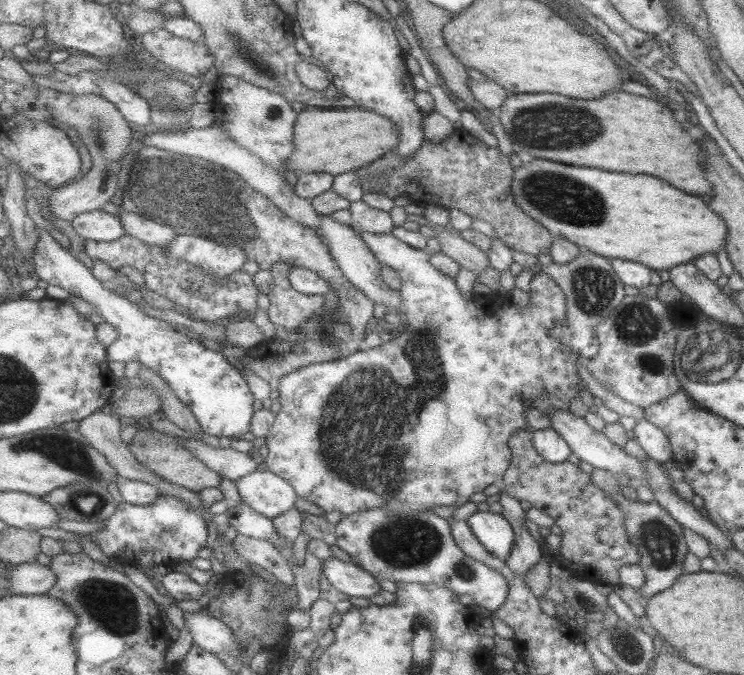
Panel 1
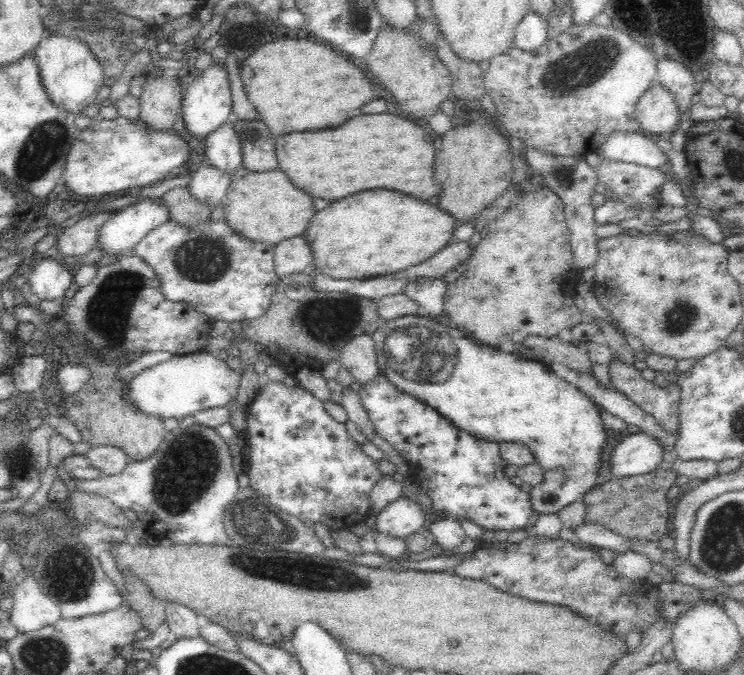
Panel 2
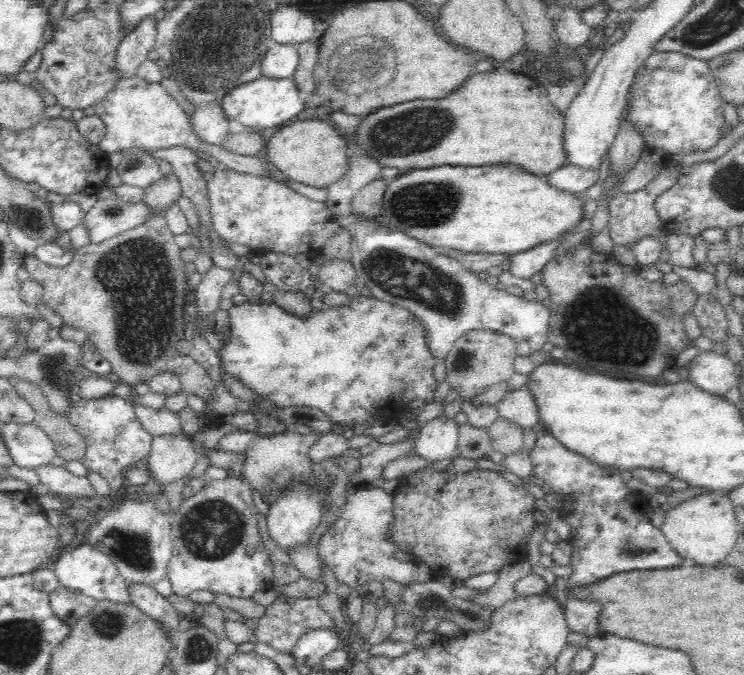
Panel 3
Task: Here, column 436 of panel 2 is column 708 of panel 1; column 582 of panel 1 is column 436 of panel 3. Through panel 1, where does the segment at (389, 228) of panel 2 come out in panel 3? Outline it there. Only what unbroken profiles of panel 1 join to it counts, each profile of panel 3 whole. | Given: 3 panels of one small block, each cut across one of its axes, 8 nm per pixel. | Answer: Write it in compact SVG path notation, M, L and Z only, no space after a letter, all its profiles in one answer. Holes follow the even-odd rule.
M520 165L494 166L436 166L404 171L387 183L383 194L381 216L384 224L402 231L438 250L458 250L464 253L516 254L534 248L537 244L556 240L572 230L580 220L583 202L578 194L552 187L544 175L532 175Z

